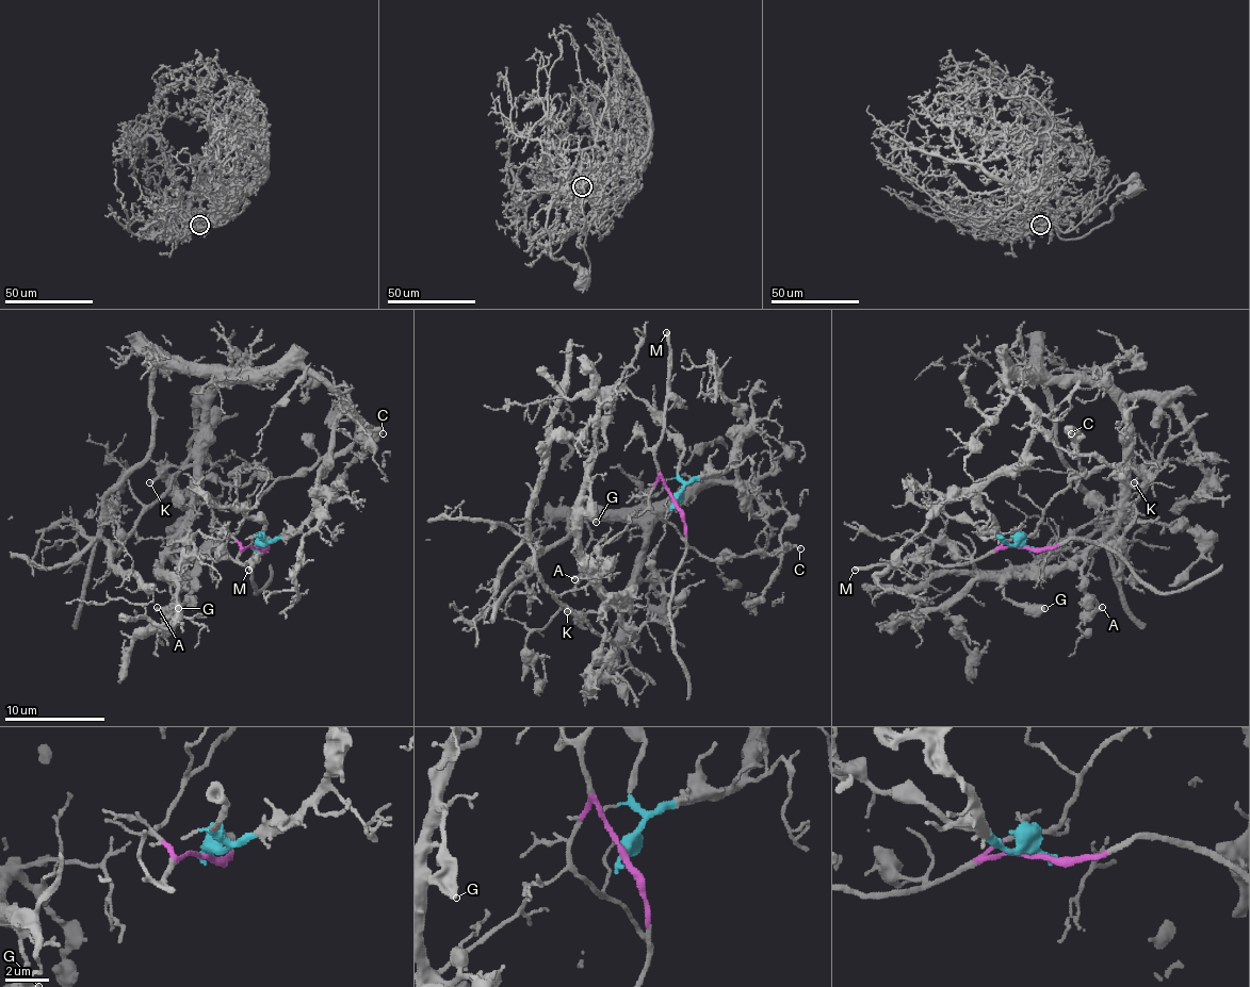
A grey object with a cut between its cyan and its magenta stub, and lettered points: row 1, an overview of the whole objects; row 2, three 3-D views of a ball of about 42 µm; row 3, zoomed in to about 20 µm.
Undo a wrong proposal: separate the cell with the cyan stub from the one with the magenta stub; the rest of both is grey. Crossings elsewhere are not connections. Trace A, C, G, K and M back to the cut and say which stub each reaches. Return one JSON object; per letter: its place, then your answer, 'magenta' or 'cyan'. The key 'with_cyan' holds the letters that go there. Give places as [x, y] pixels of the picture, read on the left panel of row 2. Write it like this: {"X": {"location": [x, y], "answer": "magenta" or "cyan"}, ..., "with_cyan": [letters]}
{"A": {"location": [157, 607], "answer": "cyan"}, "C": {"location": [383, 433], "answer": "magenta"}, "G": {"location": [178, 608], "answer": "cyan"}, "K": {"location": [149, 482], "answer": "cyan"}, "M": {"location": [248, 570], "answer": "magenta"}, "with_cyan": ["A", "G", "K"]}

